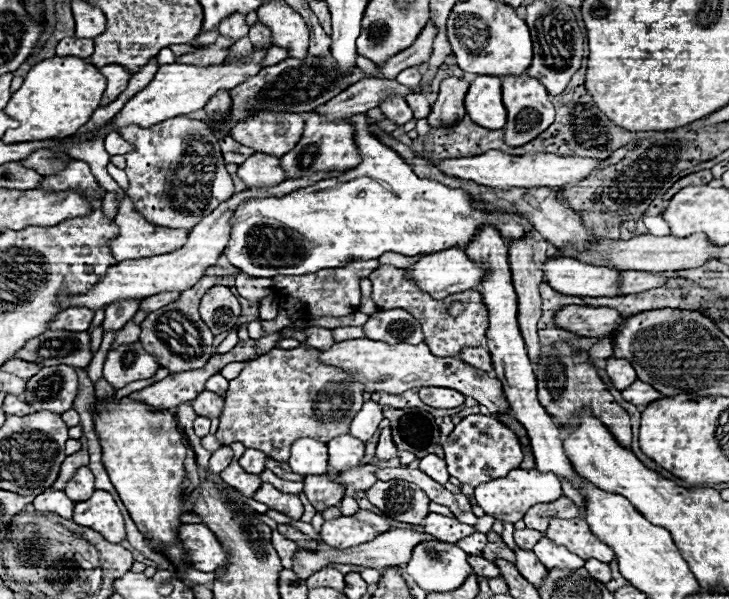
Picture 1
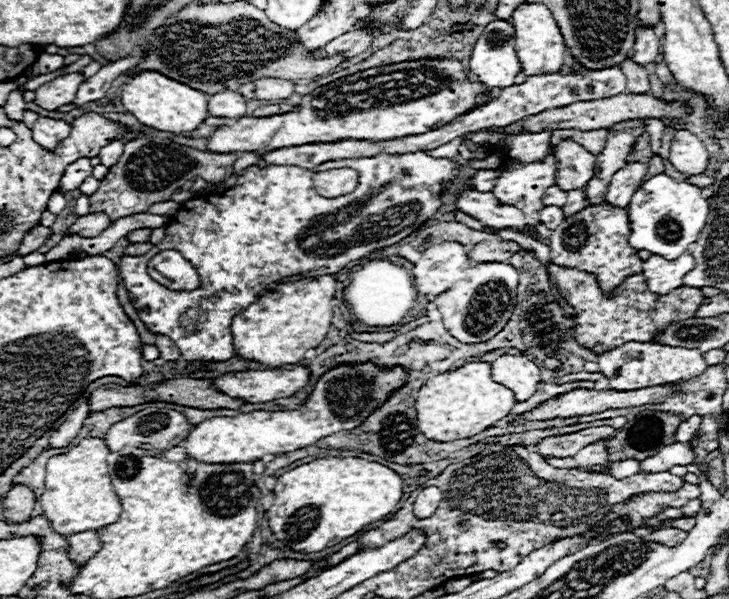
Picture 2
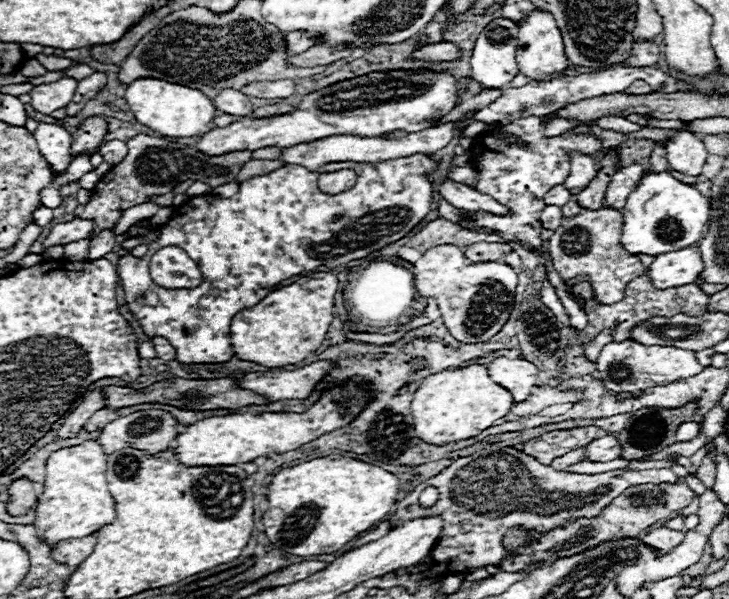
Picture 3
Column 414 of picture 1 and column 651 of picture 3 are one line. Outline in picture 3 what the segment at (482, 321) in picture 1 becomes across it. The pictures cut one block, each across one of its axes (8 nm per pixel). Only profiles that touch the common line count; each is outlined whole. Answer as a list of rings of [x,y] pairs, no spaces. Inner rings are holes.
[[[642,274],[638,278],[634,278],[628,286],[626,286],[626,294],[622,298],[622,302],[618,304],[598,304],[594,302],[594,294],[592,294],[592,286],[590,282],[576,282],[572,286],[572,294],[576,298],[582,298],[584,300],[584,312],[588,316],[588,326],[582,330],[582,334],[586,336],[586,340],[594,340],[602,330],[606,328],[612,328],[614,326],[614,332],[612,332],[612,338],[614,342],[622,342],[630,336],[630,330],[636,326],[636,324],[642,324],[646,318],[654,318],[654,316],[664,316],[664,318],[670,318],[674,314],[688,314],[688,316],[702,316],[706,314],[706,304],[708,304],[708,296],[700,290],[698,284],[686,284],[686,286],[676,286],[676,288],[670,288],[670,290],[656,290],[648,276]]]

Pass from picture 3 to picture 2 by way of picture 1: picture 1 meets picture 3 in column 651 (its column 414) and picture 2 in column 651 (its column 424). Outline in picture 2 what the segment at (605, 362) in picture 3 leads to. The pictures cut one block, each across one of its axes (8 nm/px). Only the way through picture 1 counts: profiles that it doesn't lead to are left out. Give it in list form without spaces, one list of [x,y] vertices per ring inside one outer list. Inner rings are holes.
[[[626,342],[620,348],[600,354],[598,364],[600,364],[600,372],[610,380],[612,390],[638,390],[648,386],[672,384],[672,382],[696,378],[706,370],[706,360],[698,350],[650,344],[650,342]]]

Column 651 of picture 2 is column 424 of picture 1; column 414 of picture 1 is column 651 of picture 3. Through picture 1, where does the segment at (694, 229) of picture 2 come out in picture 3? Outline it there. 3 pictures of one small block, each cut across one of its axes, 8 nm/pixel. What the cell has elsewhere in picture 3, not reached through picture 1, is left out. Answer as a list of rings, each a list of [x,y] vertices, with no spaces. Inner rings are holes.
[[[668,172],[646,174],[622,208],[624,228],[620,242],[630,254],[658,256],[676,252],[696,244],[702,238],[702,232],[708,224],[708,214],[708,200],[694,186],[676,180]]]

